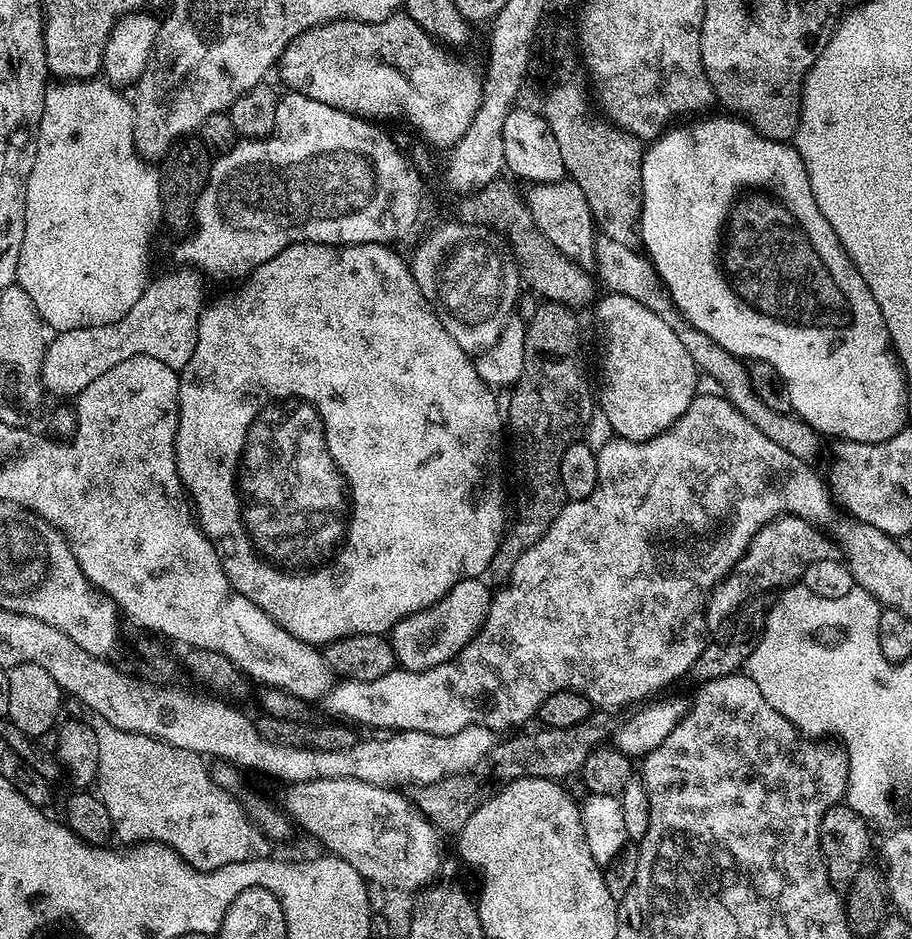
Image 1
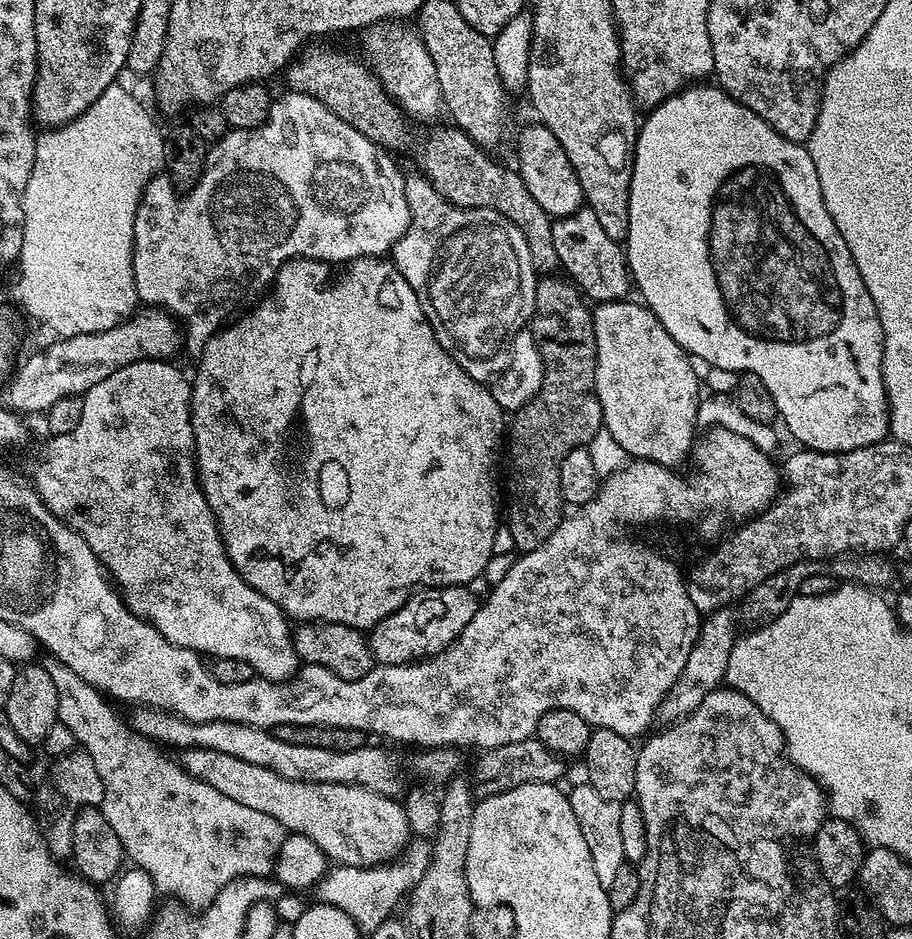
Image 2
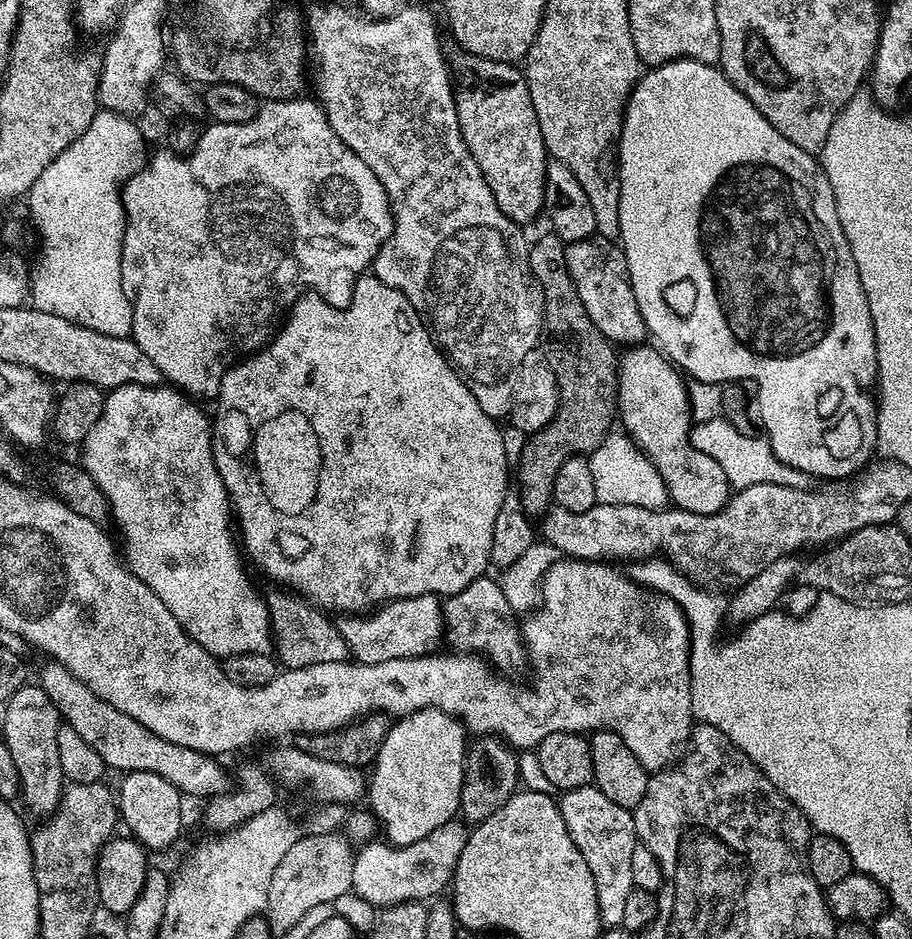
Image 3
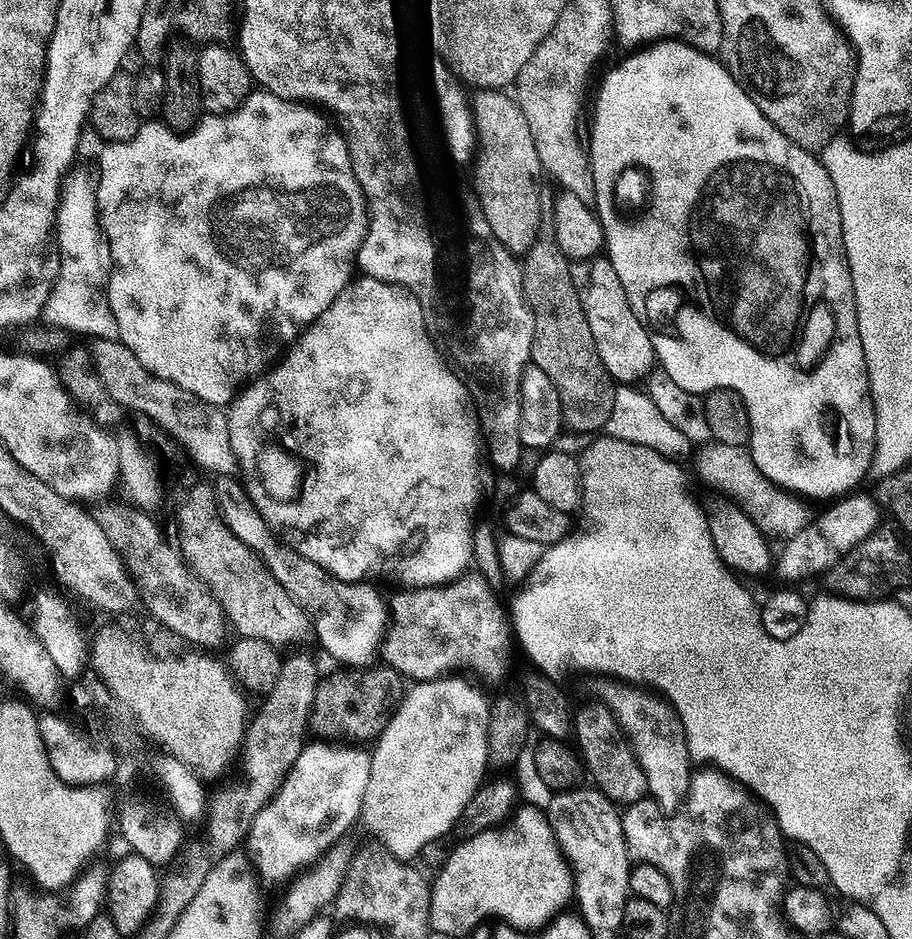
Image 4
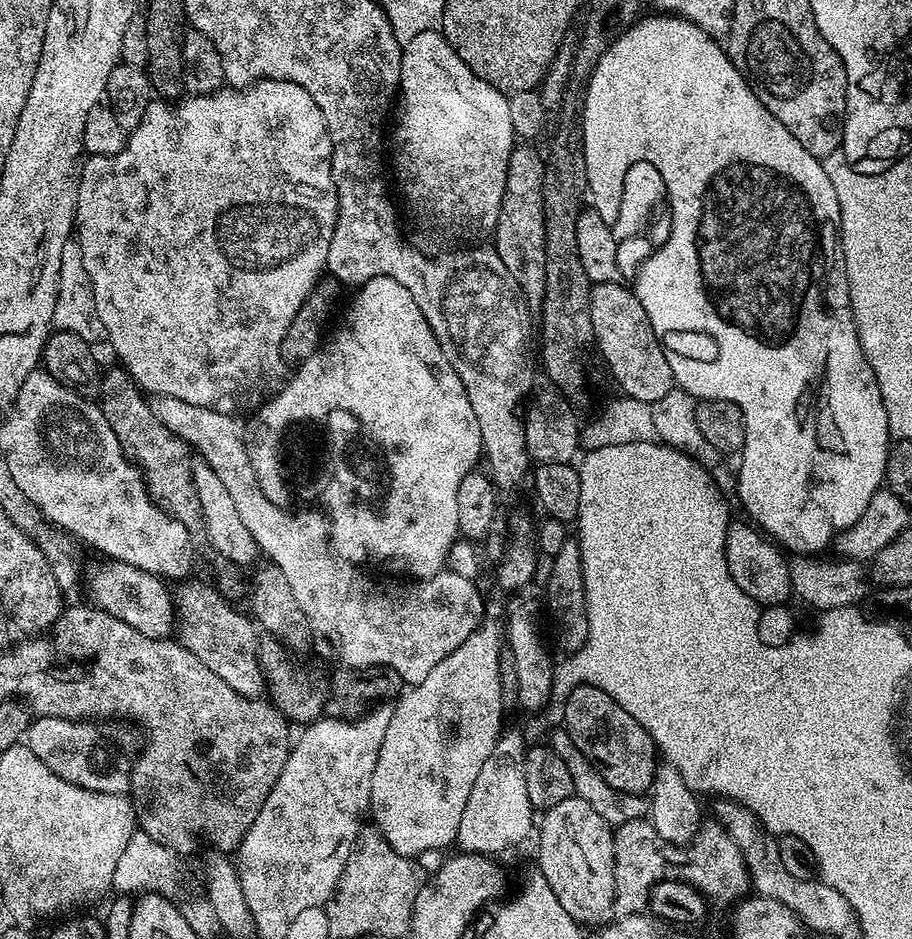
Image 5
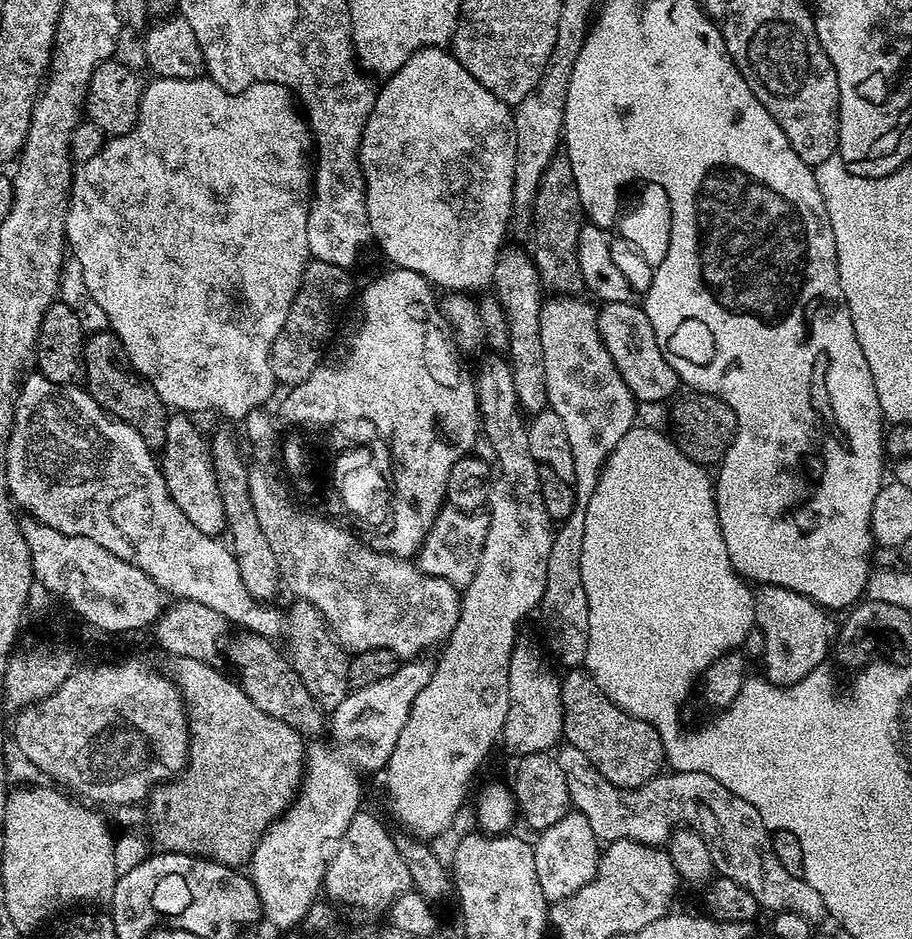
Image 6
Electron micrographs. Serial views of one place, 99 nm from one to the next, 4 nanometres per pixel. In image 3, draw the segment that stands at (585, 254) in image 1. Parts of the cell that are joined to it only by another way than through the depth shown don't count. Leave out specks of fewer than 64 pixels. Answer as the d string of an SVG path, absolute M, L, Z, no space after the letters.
M603 238L573 240L565 247L564 257L568 277L574 282L574 290L578 290L578 298L582 298L586 314L590 314L600 333L616 346L622 342L632 346L643 341L640 339L646 336L646 325L636 305L623 247Z

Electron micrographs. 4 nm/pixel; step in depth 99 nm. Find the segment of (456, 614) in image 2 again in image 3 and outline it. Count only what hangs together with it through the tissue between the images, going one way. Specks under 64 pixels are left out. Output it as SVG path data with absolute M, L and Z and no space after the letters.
M434 595L388 601L367 614L344 614L335 621L335 626L342 638L346 638L351 659L358 664L377 664L423 656L445 635L443 605L441 599Z

